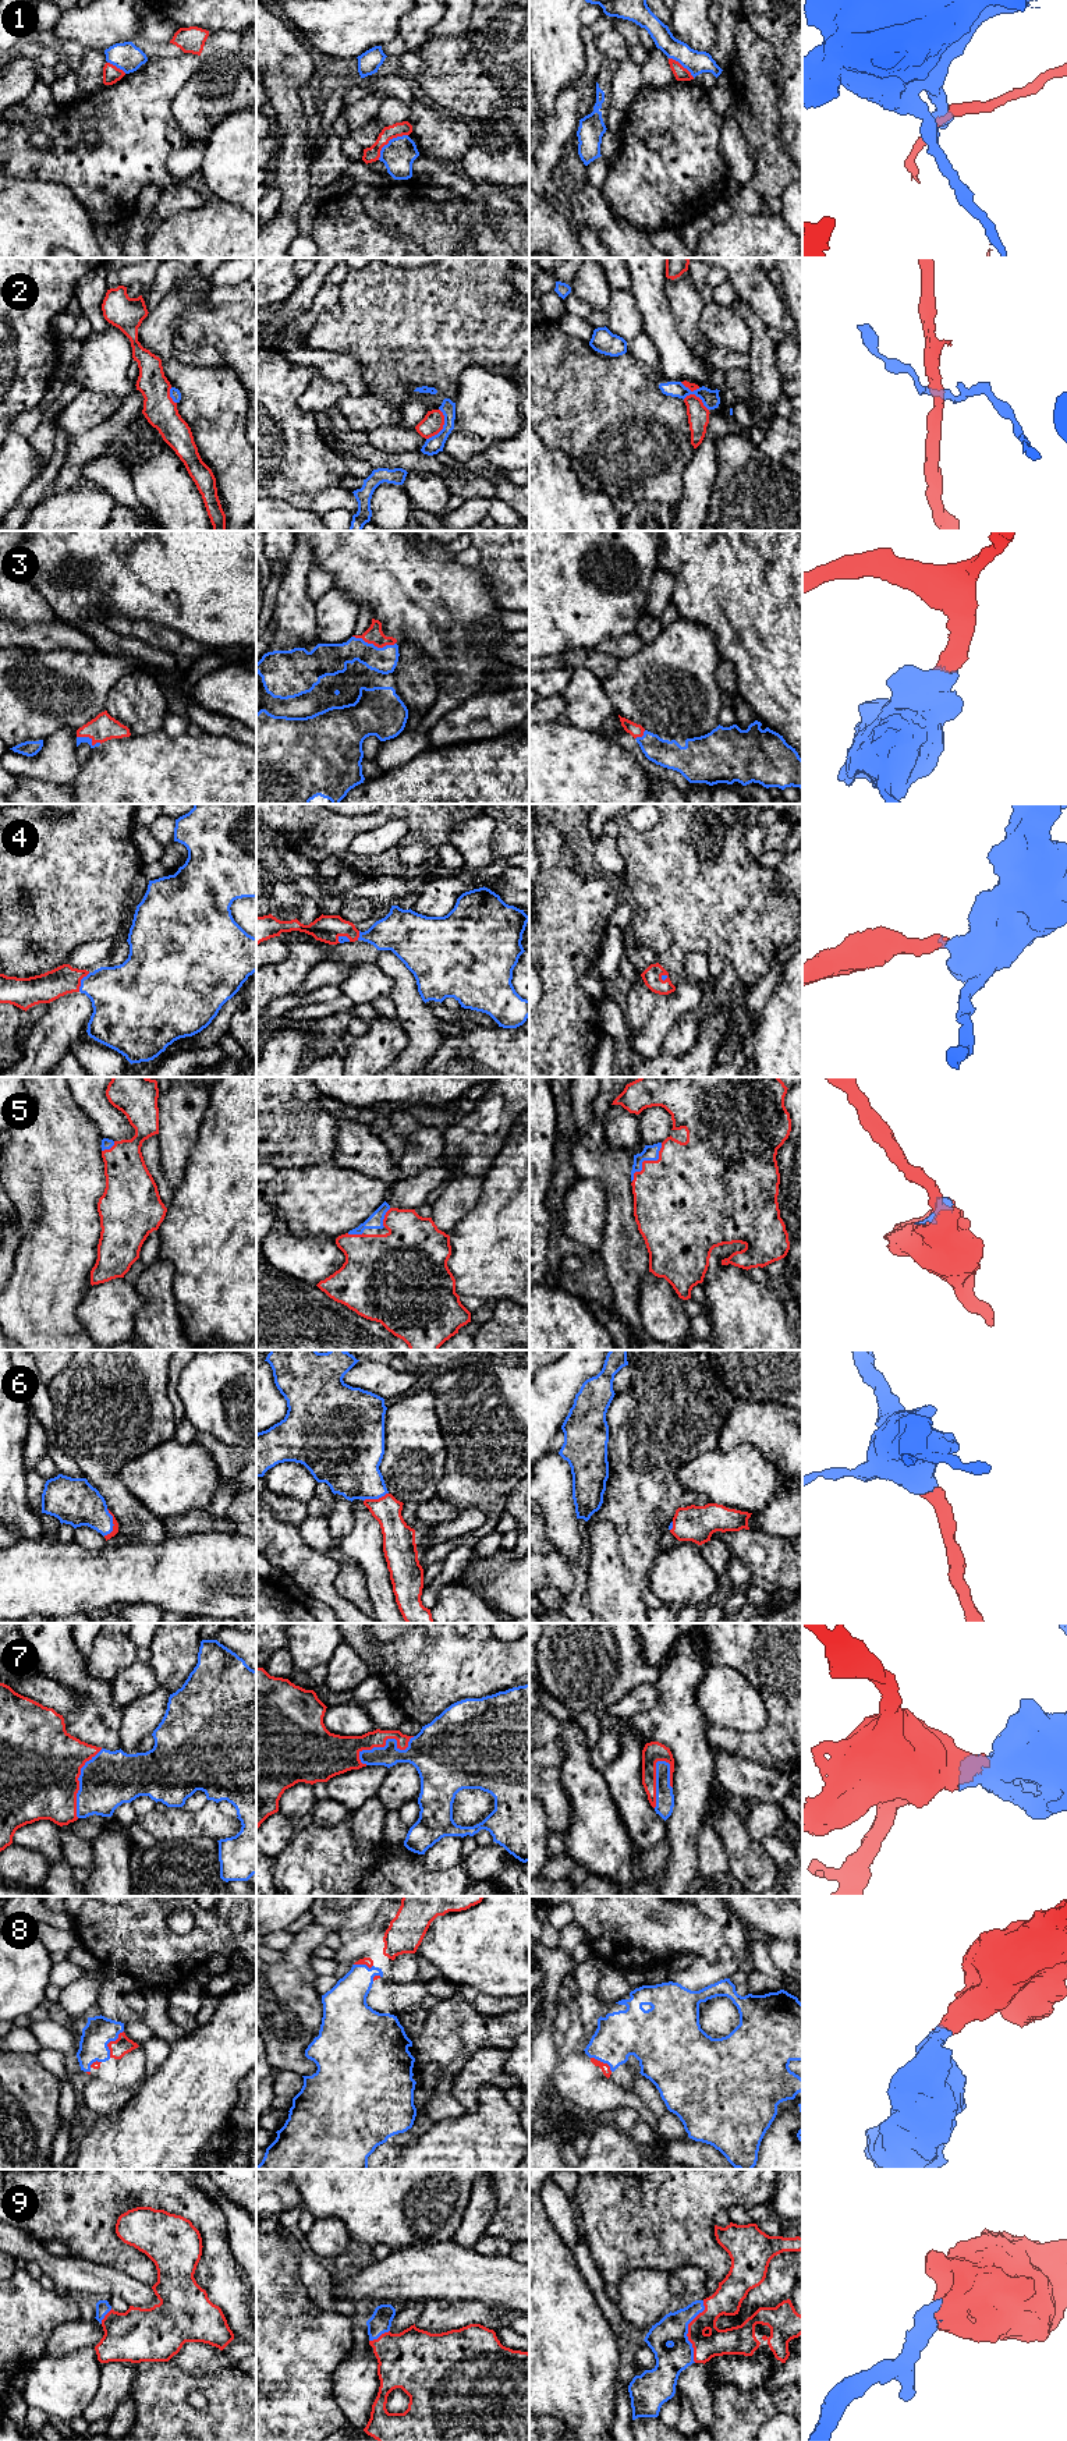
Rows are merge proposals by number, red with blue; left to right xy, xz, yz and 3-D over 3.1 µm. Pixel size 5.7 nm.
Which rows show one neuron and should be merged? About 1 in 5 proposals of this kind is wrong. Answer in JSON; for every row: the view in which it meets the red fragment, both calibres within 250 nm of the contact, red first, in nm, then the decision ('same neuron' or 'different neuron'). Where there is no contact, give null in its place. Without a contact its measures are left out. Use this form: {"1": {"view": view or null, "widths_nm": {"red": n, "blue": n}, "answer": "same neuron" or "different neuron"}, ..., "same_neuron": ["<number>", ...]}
{"1": {"view": "xz", "widths_nm": {"red": 90, "blue": 190}, "answer": "different neuron"}, "2": {"view": "yz", "widths_nm": {"red": 130, "blue": 100}, "answer": "different neuron"}, "3": {"view": "xz", "widths_nm": {"red": 100, "blue": 170}, "answer": "same neuron"}, "4": {"view": "xy", "widths_nm": {"red": 170, "blue": 340}, "answer": "same neuron"}, "5": {"view": "yz", "widths_nm": {"red": 460, "blue": 100}, "answer": "same neuron"}, "6": {"view": "xy", "widths_nm": {"red": 40, "blue": 260}, "answer": "same neuron"}, "7": {"view": "xz", "widths_nm": {"red": 180, "blue": 220}, "answer": "same neuron"}, "8": {"view": "xy", "widths_nm": {"red": 100, "blue": 170}, "answer": "same neuron"}, "9": {"view": "yz", "widths_nm": {"red": 160, "blue": 180}, "answer": "same neuron"}, "same_neuron": ["3", "4", "5", "6", "7", "8", "9"]}

